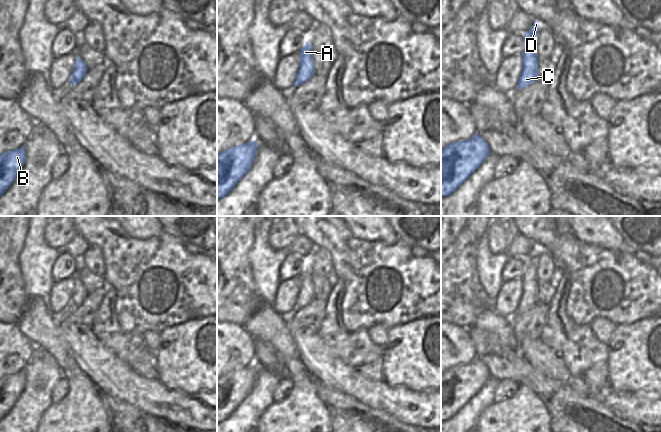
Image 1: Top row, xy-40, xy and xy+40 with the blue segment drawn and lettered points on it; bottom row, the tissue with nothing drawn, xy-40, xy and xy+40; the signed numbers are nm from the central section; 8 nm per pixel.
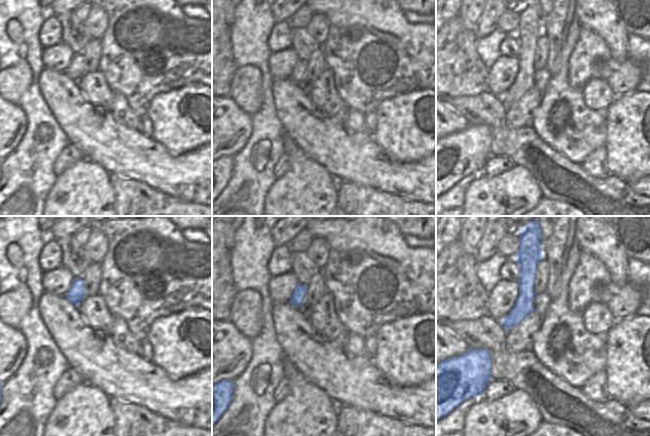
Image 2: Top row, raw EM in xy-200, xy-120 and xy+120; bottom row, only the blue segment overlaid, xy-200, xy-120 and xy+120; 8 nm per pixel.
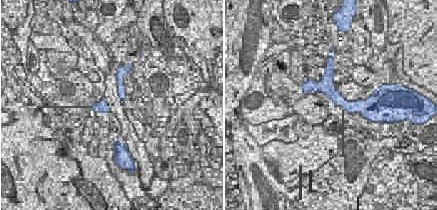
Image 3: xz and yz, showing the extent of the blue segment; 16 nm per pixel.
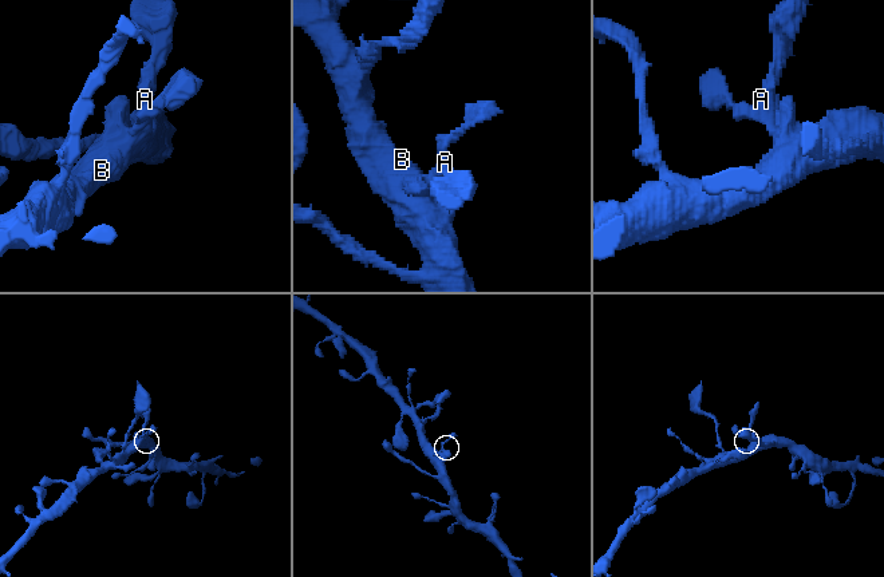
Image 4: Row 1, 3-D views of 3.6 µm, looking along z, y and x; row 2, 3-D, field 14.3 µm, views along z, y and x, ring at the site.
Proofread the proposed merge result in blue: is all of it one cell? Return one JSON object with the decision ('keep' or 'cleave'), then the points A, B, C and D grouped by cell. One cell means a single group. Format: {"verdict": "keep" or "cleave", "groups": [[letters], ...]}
{"verdict": "keep", "groups": [["A", "B", "C", "D"]]}

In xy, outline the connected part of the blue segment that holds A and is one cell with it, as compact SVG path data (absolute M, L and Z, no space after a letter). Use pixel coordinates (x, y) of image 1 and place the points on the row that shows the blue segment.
M307 41L300 50L300 68L296 76L294 87L308 81L314 74L314 62L312 60L312 46Z

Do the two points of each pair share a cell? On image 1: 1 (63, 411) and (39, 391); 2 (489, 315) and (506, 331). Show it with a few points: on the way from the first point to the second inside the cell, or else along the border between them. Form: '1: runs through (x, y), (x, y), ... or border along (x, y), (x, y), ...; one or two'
1: border along (52, 403), (42, 414), (39, 421); two
2: runs through (493, 319), (502, 328); one

